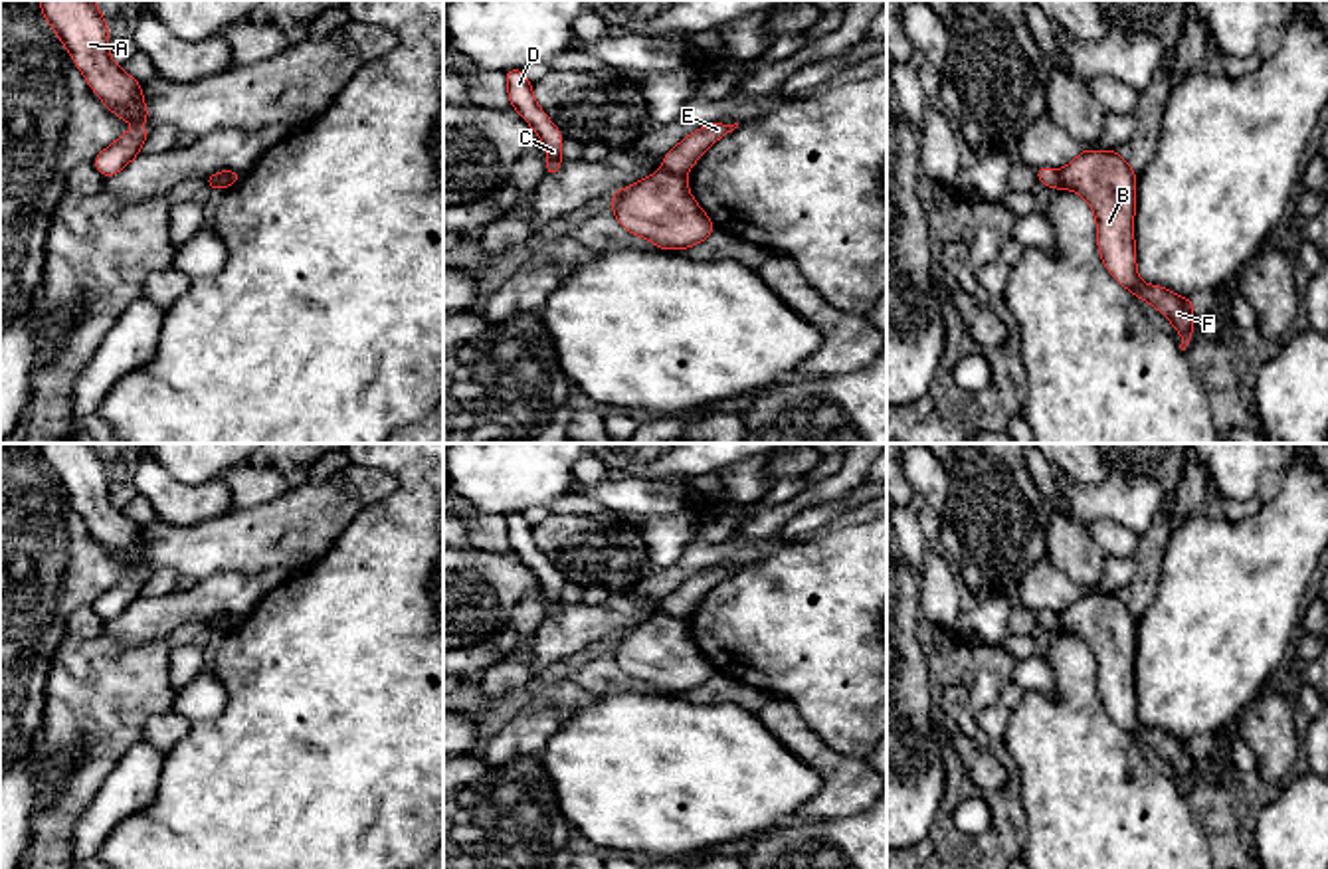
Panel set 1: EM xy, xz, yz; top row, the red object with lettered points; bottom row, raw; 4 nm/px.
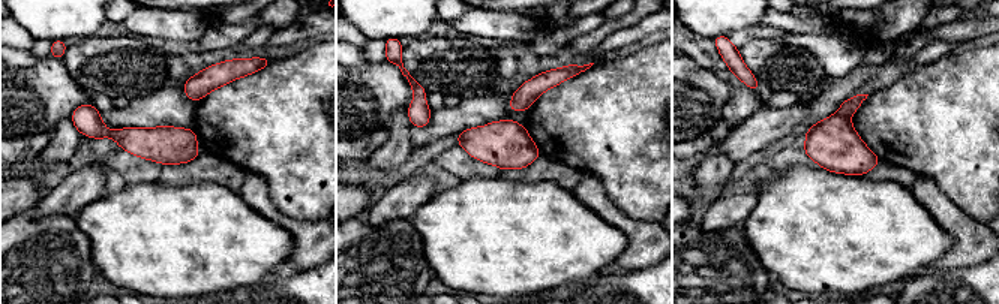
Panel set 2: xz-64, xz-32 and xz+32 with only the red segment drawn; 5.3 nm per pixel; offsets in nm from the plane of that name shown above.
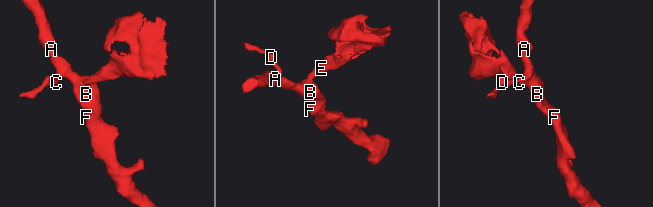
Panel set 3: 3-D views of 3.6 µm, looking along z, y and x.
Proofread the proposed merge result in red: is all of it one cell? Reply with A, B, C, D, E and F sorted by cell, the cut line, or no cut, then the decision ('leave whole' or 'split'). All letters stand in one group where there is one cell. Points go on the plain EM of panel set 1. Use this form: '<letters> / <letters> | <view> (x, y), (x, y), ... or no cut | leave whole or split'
A B C D F / E | xz (664, 612), (683, 618) | split

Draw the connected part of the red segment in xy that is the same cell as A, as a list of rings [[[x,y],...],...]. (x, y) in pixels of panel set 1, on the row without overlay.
[[[40,443],[40,449],[42,459],[107,552],[127,566],[146,566],[142,527],[111,503],[107,463],[95,443]]]

